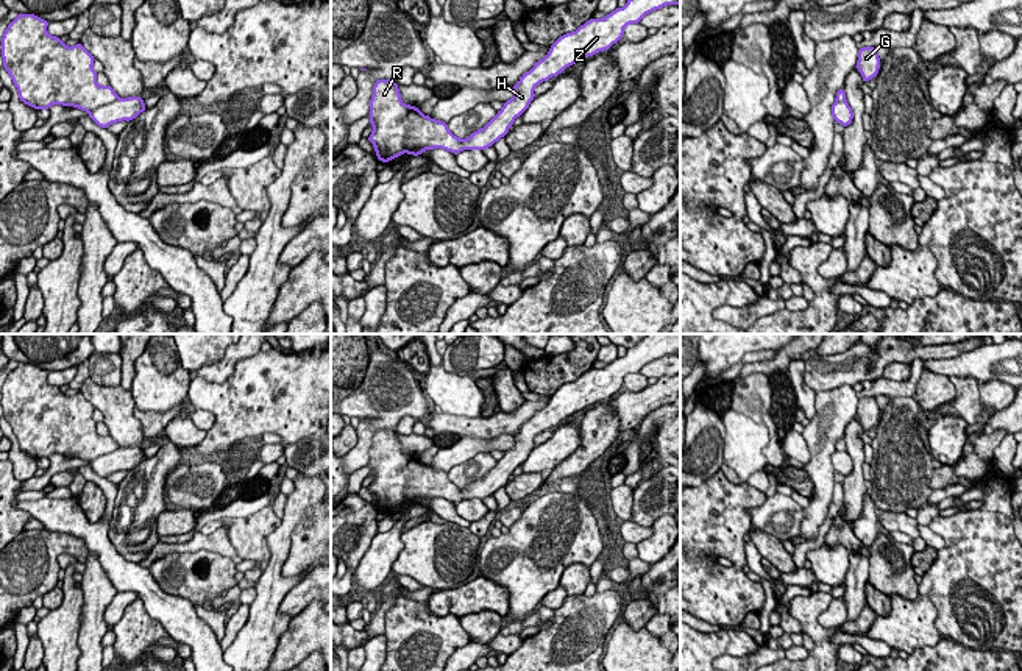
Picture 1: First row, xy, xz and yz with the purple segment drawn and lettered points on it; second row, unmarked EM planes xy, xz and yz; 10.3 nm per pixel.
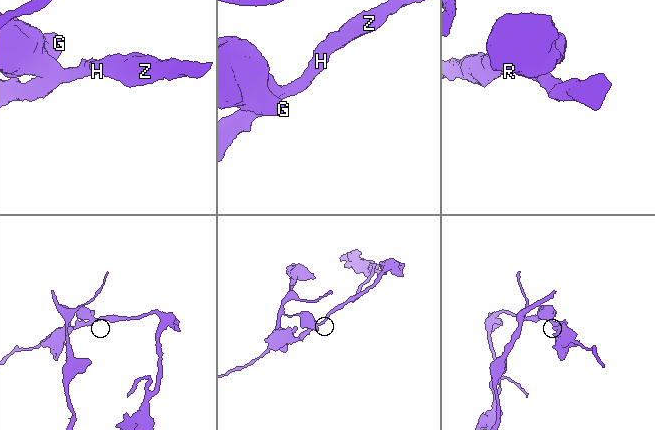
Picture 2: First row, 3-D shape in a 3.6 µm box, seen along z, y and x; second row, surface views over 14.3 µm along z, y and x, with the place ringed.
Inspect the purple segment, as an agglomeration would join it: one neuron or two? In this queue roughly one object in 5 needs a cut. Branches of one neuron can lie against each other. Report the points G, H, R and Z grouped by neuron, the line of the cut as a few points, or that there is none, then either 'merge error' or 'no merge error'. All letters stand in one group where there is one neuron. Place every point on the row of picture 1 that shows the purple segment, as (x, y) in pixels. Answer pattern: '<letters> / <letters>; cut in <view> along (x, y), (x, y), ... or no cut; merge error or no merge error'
G R / H Z; cut in xy along (117, 97), (88, 111); merge error

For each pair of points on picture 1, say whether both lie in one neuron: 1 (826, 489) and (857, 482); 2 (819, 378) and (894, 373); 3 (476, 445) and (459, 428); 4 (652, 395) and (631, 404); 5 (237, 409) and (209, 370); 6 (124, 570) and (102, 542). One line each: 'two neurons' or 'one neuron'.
1: two neurons
2: two neurons
3: two neurons
4: one neuron
5: two neurons
6: one neuron

